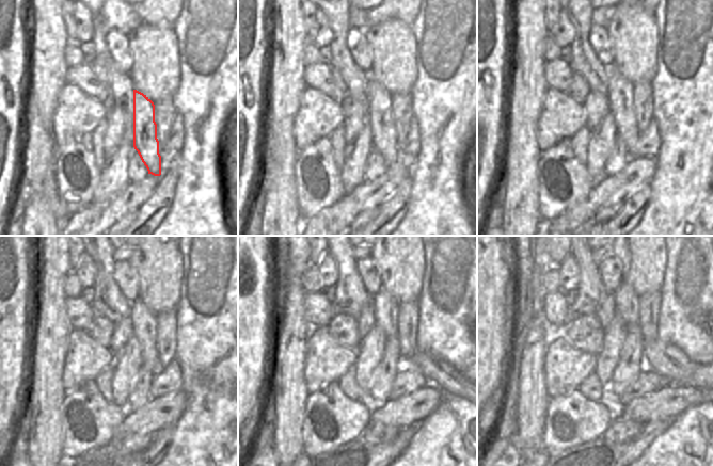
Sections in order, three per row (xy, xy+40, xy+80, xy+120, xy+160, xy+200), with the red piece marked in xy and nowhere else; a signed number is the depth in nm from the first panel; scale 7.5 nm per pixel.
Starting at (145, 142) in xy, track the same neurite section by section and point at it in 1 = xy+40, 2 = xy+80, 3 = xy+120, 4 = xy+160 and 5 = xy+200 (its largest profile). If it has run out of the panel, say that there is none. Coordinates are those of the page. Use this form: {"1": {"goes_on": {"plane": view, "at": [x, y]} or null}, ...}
{"1": {"goes_on": {"plane": "xy+40", "at": [382, 126]}}, "2": {"goes_on": {"plane": "xy+80", "at": [619, 90]}}, "3": {"goes_on": {"plane": "xy+120", "at": [144, 321]}}, "4": {"goes_on": {"plane": "xy+160", "at": [386, 307]}}, "5": {"goes_on": {"plane": "xy+200", "at": [627, 300]}}}

